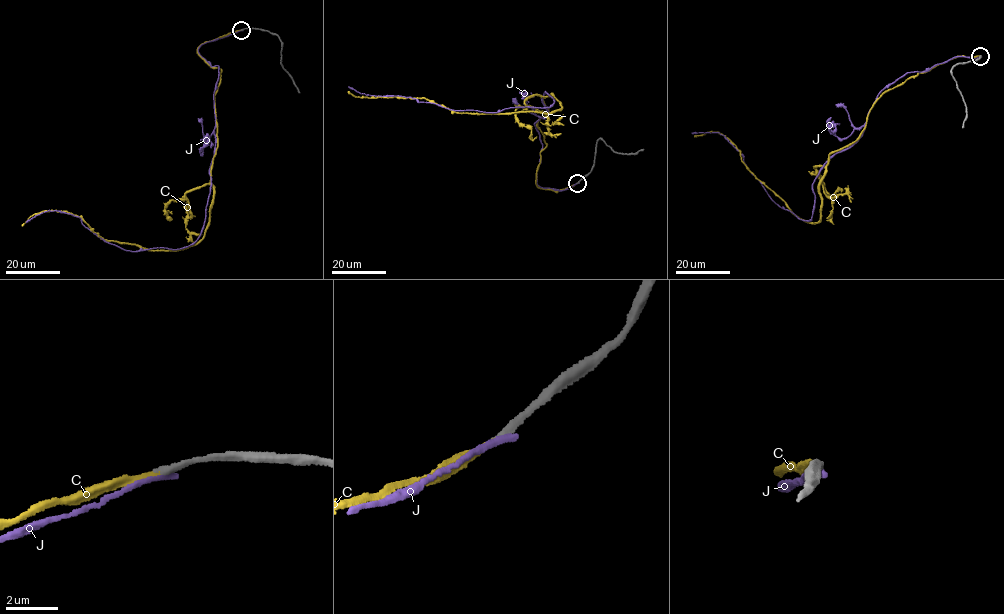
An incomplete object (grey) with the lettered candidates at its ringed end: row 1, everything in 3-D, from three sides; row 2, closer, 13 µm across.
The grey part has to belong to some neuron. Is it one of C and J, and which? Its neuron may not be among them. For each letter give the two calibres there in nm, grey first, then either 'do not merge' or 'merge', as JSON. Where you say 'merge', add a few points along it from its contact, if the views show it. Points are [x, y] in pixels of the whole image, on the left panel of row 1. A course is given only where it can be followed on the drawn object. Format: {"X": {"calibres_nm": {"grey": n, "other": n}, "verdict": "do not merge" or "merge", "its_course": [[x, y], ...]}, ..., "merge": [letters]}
{"C": {"calibres_nm": {"grey": 240, "other": 180}, "verdict": "merge", "its_course": [[241, 30], [197, 49], [221, 69], [204, 237], [152, 251], [102, 239], [64, 211], [34, 213], [21, 226]]}, "J": {"calibres_nm": {"grey": 280, "other": 280}, "verdict": "do not merge"}, "merge": ["C"]}

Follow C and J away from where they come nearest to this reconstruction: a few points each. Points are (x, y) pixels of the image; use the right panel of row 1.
C: (980, 56), (934, 65), (883, 94), (859, 138), (829, 154), (818, 222), (792, 213), (722, 134), (694, 136)
J: (981, 56), (908, 72), (881, 91), (861, 137), (815, 178), (810, 220), (771, 198), (723, 135), (691, 133)

